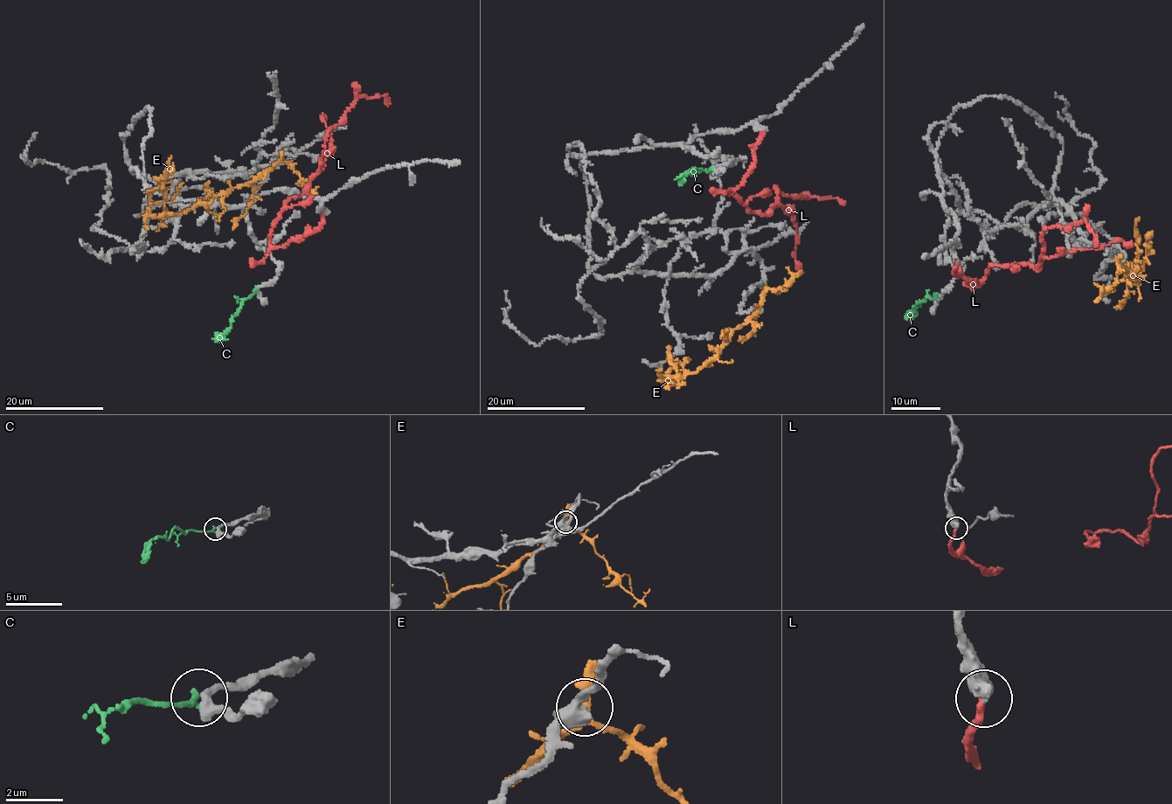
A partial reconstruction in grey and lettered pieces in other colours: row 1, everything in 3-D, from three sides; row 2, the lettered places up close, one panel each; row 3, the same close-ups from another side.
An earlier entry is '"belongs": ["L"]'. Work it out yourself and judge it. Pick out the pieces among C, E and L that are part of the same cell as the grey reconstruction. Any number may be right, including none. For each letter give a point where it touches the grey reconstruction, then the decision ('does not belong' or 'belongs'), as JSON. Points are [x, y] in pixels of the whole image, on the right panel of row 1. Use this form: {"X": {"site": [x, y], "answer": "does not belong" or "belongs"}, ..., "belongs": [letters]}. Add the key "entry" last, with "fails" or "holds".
{"C": {"site": [935, 296], "answer": "does not belong"}, "E": {"site": [1115, 259], "answer": "does not belong"}, "L": {"site": [957, 263], "answer": "belongs"}, "belongs": ["L"], "entry": "holds"}

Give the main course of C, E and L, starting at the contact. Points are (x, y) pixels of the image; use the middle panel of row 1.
C: (711, 169), (700, 171), (694, 168), (691, 174), (688, 172), (675, 179)
E: (765, 286), (753, 313), (733, 329), (717, 355), (696, 371), (663, 376), (664, 385), (669, 370), (679, 363)
L: (762, 133), (742, 184), (729, 190), (750, 211), (764, 215), (778, 201), (775, 187), (786, 196), (844, 203)

